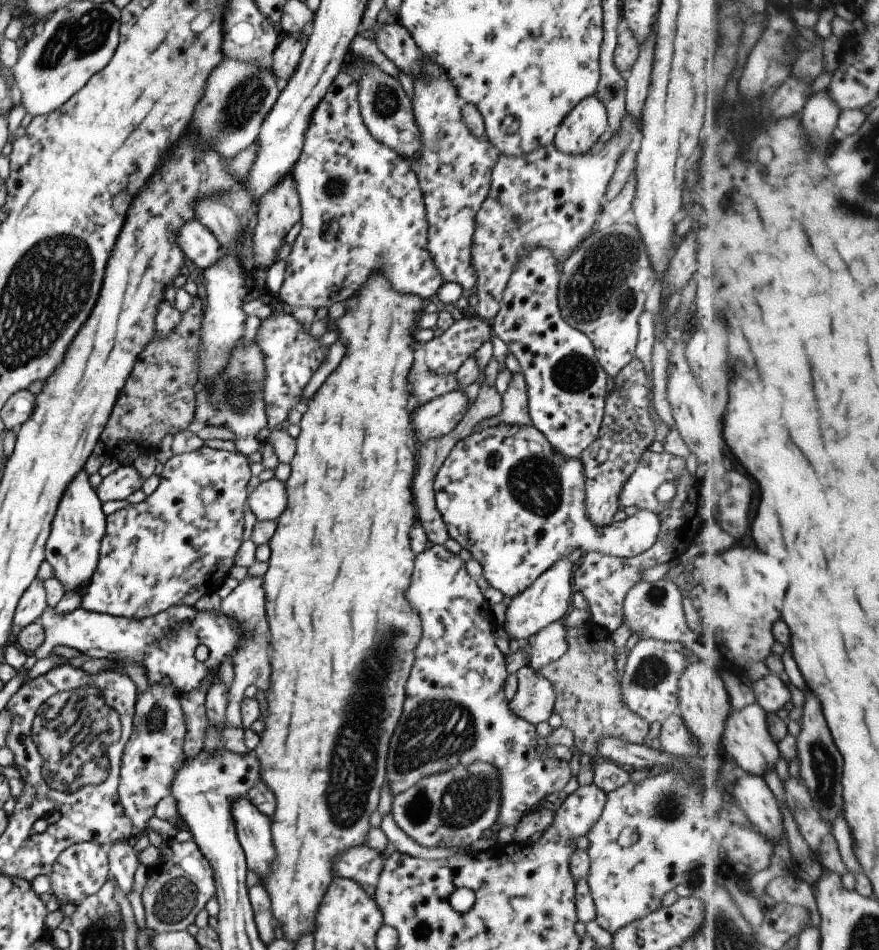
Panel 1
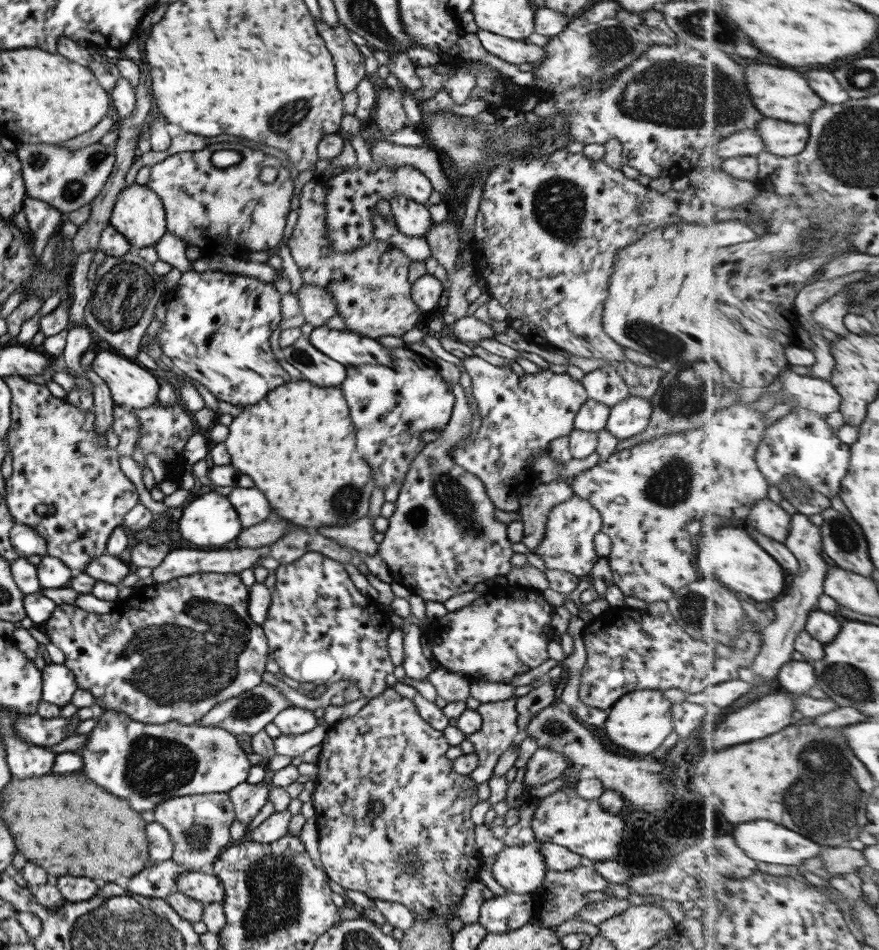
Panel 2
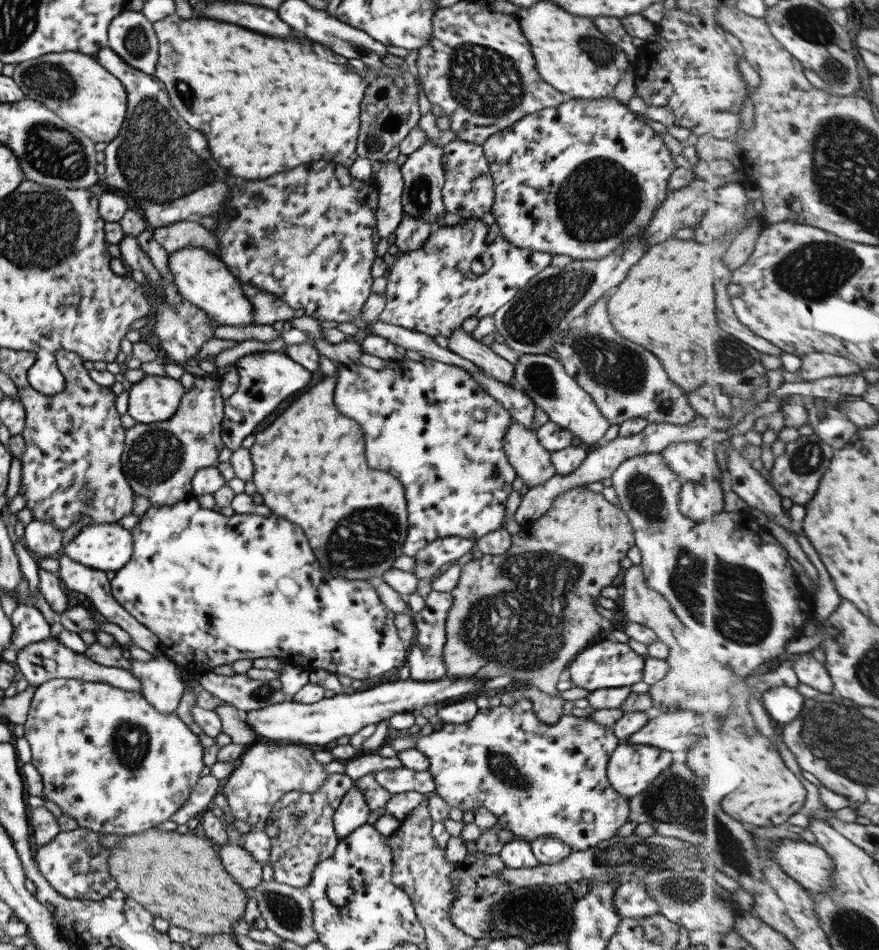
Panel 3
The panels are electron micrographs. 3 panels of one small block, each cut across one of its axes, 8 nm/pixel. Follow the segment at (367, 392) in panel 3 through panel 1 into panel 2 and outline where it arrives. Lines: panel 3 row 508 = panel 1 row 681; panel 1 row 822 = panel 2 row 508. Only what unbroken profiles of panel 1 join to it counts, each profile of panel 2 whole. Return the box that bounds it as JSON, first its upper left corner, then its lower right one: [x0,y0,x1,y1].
[451,356,587,512]

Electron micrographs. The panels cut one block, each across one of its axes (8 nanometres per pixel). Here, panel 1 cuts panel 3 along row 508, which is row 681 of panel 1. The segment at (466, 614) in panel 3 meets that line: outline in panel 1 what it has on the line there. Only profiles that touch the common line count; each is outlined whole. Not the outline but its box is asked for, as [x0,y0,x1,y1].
[539,620,649,755]

